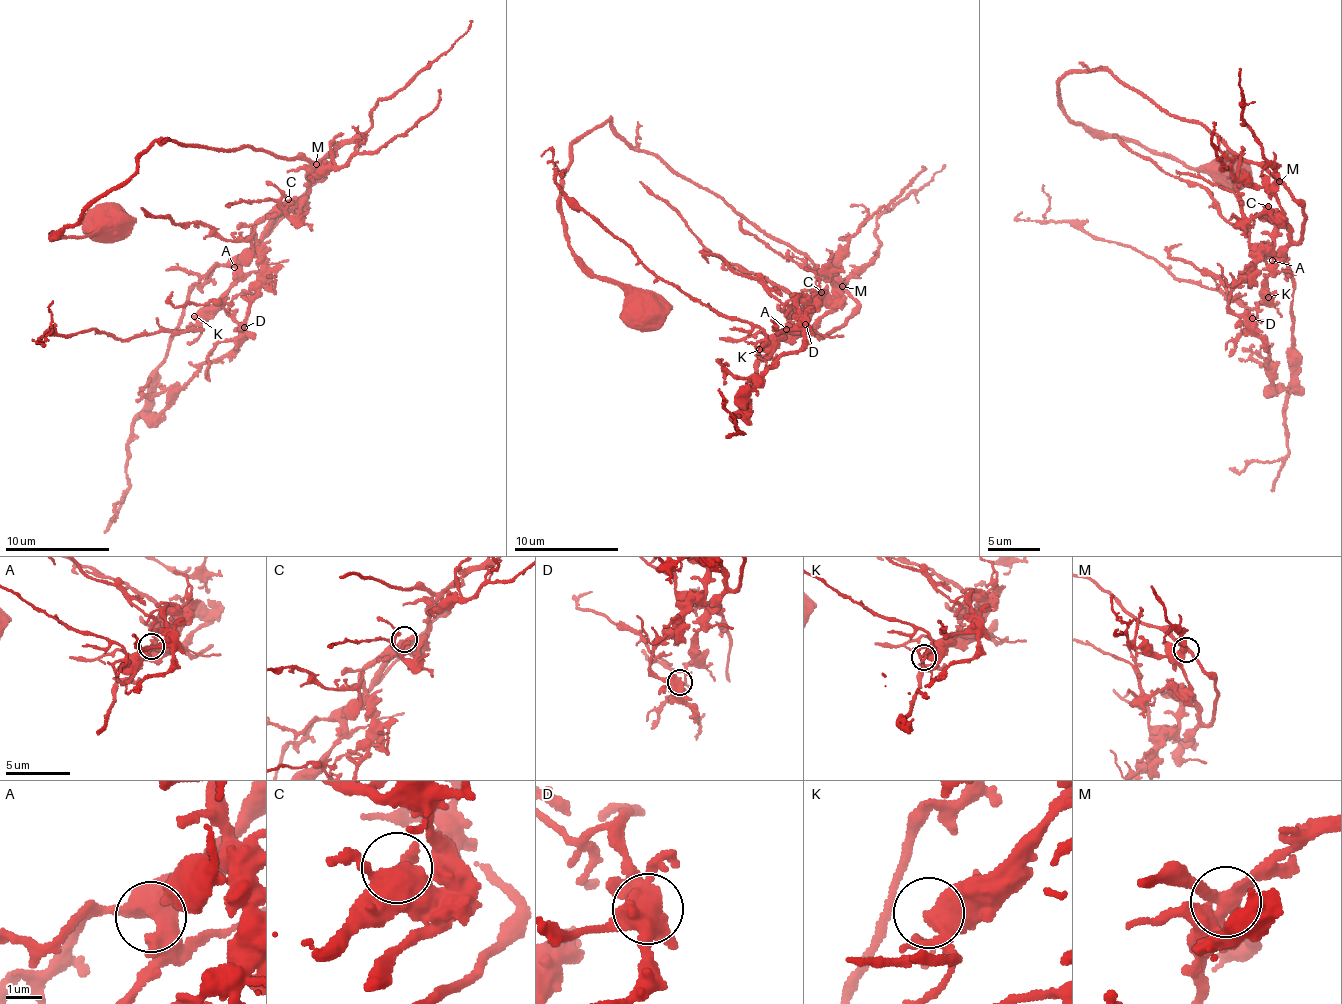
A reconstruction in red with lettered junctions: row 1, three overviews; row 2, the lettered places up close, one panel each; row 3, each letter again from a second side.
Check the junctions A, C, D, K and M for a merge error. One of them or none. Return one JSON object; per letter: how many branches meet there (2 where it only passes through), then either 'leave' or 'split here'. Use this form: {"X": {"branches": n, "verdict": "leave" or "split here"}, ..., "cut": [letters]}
{"A": {"branches": 4, "verdict": "leave"}, "C": {"branches": 1, "verdict": "leave"}, "D": {"branches": 4, "verdict": "leave"}, "K": {"branches": 2, "verdict": "leave"}, "M": {"branches": 4, "verdict": "leave"}, "cut": []}

